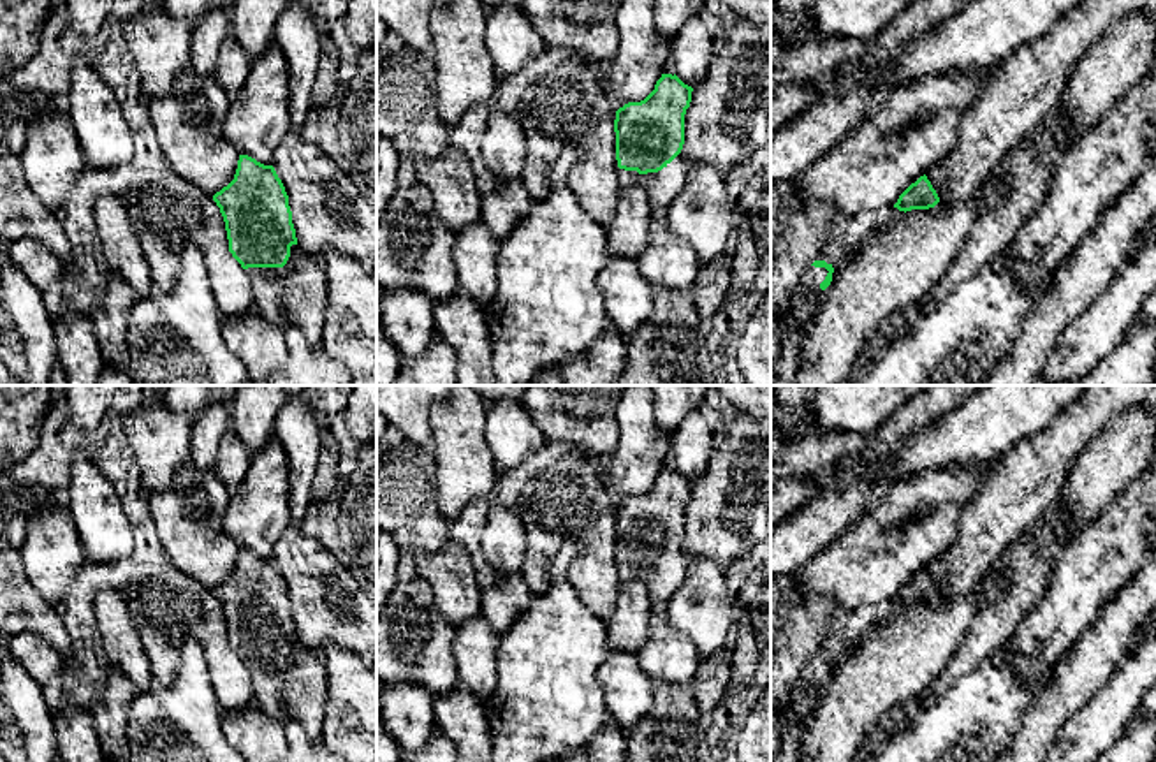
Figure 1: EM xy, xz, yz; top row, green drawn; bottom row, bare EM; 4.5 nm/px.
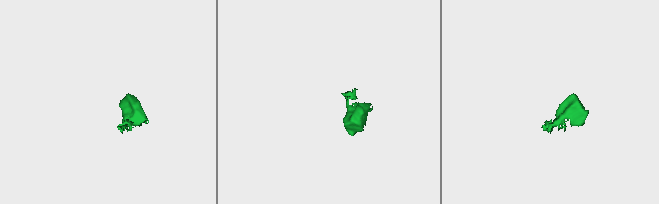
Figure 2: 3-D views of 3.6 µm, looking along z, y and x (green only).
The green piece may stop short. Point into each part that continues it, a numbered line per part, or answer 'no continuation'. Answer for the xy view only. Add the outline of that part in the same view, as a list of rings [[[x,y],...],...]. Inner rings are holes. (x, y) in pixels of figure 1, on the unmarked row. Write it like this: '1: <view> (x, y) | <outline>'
1: xy (292, 690) | [[[290,641],[283,662],[245,663],[253,681],[255,706],[271,722],[297,722],[313,743],[322,743],[327,670],[318,651]]]

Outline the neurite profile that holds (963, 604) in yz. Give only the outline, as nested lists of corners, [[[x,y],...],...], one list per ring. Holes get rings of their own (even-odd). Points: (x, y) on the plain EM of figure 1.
[[[987,574],[975,584],[971,593],[955,597],[947,605],[929,602],[904,607],[890,602],[882,621],[873,623],[848,644],[845,653],[832,658],[832,676],[822,686],[813,716],[806,723],[801,737],[801,762],[853,762],[862,739],[878,725],[882,716],[890,714],[947,676],[950,660],[969,630],[969,621],[980,607],[994,604],[1003,591],[1003,581]]]

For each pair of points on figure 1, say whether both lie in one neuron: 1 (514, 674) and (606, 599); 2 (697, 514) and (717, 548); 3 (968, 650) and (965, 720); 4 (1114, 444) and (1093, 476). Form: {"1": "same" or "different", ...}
{"1": "different", "2": "same", "3": "different", "4": "same"}

